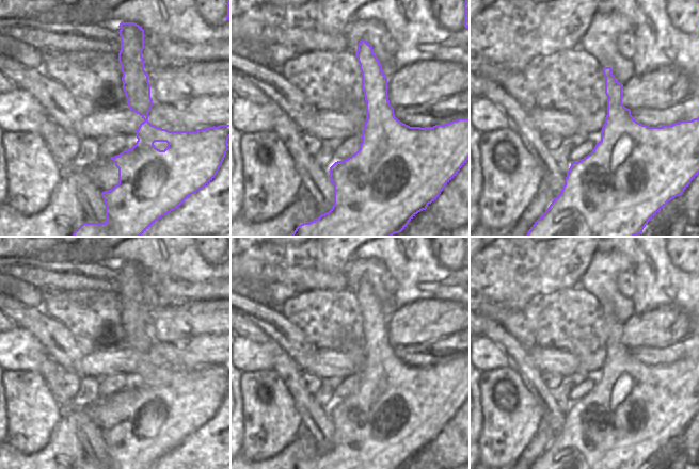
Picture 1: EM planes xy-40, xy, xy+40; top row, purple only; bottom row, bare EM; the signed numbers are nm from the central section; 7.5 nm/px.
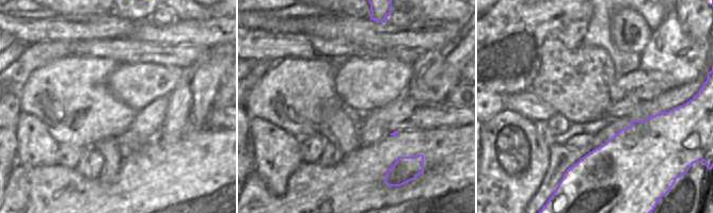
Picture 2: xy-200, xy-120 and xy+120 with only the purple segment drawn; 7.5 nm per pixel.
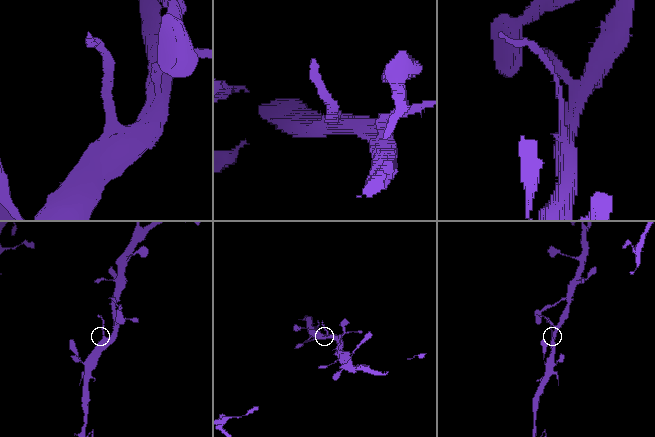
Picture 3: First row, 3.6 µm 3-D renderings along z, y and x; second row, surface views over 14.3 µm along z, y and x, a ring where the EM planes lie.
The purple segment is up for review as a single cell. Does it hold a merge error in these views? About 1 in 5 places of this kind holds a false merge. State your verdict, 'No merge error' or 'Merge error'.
Merge error.

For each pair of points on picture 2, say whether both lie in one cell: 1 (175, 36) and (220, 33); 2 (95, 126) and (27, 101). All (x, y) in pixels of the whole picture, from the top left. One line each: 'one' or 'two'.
1: one
2: one

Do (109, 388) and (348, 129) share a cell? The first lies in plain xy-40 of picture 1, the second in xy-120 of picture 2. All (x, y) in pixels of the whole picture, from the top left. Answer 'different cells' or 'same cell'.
different cells

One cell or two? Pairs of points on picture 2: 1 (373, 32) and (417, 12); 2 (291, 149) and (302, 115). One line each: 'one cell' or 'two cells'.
1: two cells
2: two cells

